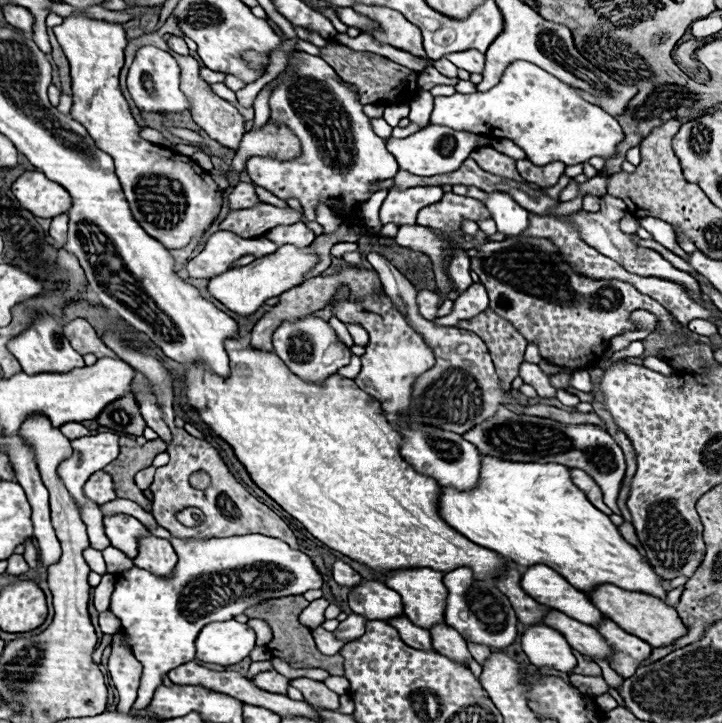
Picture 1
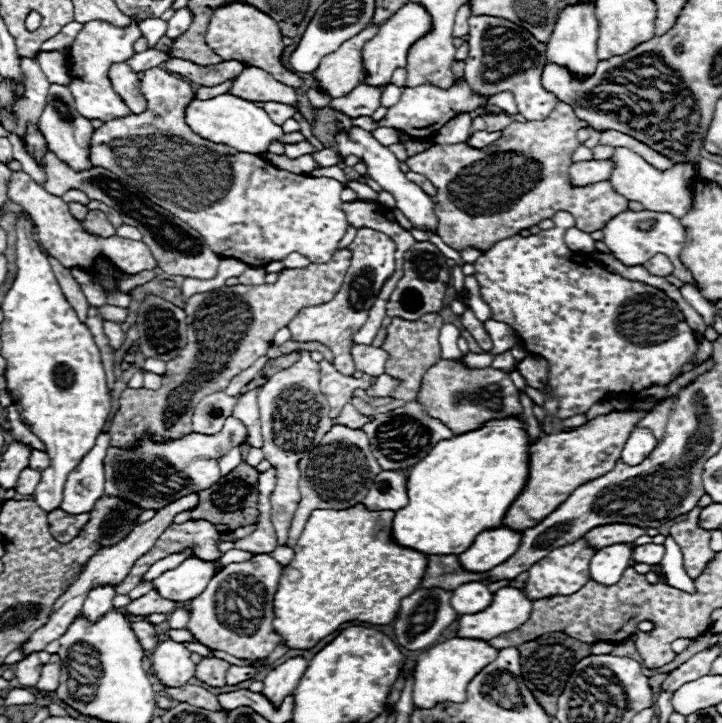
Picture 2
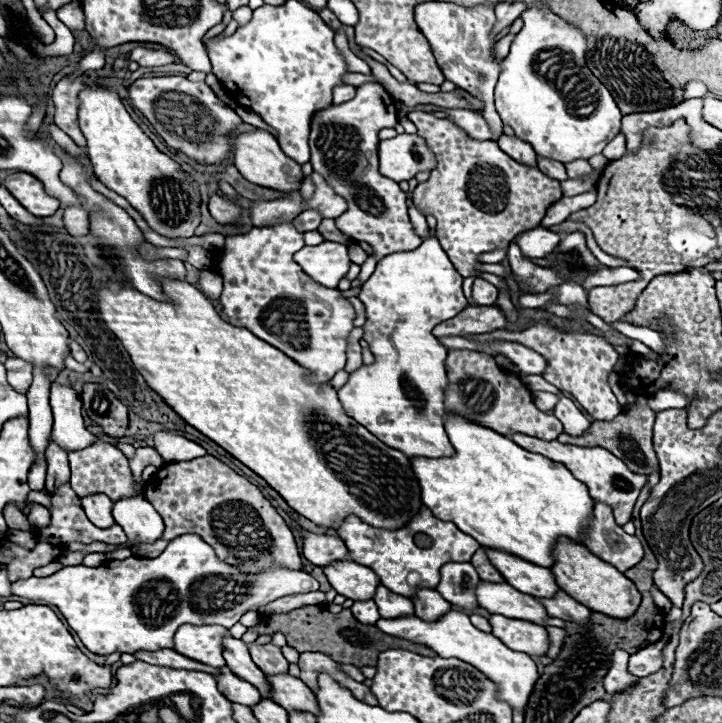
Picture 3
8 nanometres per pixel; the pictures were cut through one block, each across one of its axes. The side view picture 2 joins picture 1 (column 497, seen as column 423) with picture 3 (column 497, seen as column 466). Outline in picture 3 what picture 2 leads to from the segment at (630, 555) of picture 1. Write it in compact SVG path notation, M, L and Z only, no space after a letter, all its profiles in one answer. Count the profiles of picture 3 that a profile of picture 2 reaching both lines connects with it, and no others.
M448 414L446 416L446 432L450 444L454 446L454 456L444 458L418 458L410 460L412 472L422 490L422 502L432 510L432 514L444 522L456 522L456 526L474 536L482 546L504 550L516 554L528 562L550 568L552 566L552 550L556 538L568 536L572 540L582 540L580 532L588 524L594 508L594 500L588 494L586 484L576 480L564 464L552 462L540 454L528 452L520 448L508 436L502 436L490 428L482 428L472 420L464 420L464 416Z

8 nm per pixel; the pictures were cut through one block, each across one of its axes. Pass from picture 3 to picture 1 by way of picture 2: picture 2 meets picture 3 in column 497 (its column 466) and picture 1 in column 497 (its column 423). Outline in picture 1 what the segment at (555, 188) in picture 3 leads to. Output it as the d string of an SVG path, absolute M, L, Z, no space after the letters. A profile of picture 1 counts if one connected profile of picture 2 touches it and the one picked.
M486 146L486 148L478 148L470 154L470 158L474 158L476 164L480 164L480 168L484 168L486 172L510 178L510 180L522 180L520 174L514 168L514 160L496 152L494 148Z

